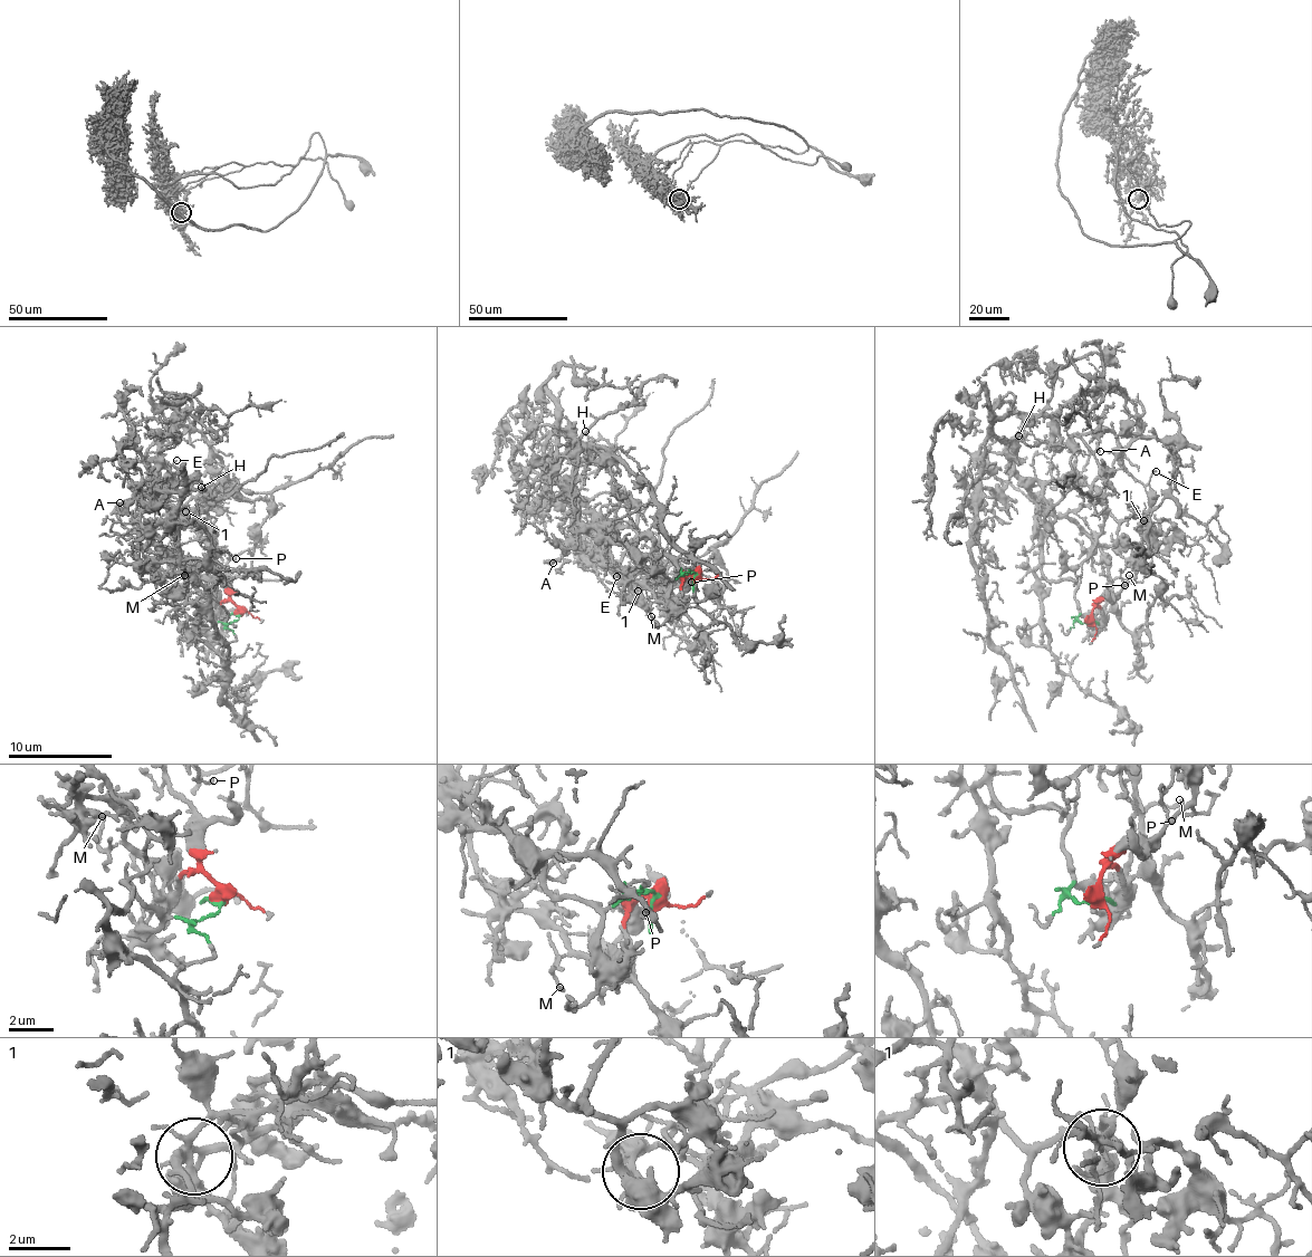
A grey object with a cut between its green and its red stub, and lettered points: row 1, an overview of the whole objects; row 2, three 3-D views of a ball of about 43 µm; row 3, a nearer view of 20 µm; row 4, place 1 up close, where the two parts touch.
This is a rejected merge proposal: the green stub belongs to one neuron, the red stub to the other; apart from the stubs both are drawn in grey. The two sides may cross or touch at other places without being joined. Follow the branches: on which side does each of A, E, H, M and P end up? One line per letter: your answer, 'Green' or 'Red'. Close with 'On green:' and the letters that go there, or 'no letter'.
A: Green
E: Red
H: Green
M: Green
P: Red
On green: A, H, M

